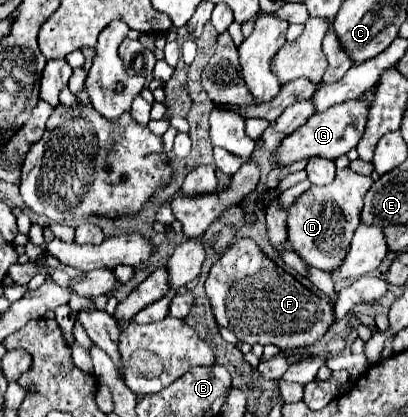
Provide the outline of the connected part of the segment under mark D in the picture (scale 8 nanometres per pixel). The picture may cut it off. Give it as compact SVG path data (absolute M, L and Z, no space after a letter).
M350 167L336 173L330 187L310 187L288 207L288 243L290 247L312 267L326 273L336 269L344 259L352 235L360 225L362 197L370 189L372 179L368 175L354 173Z

